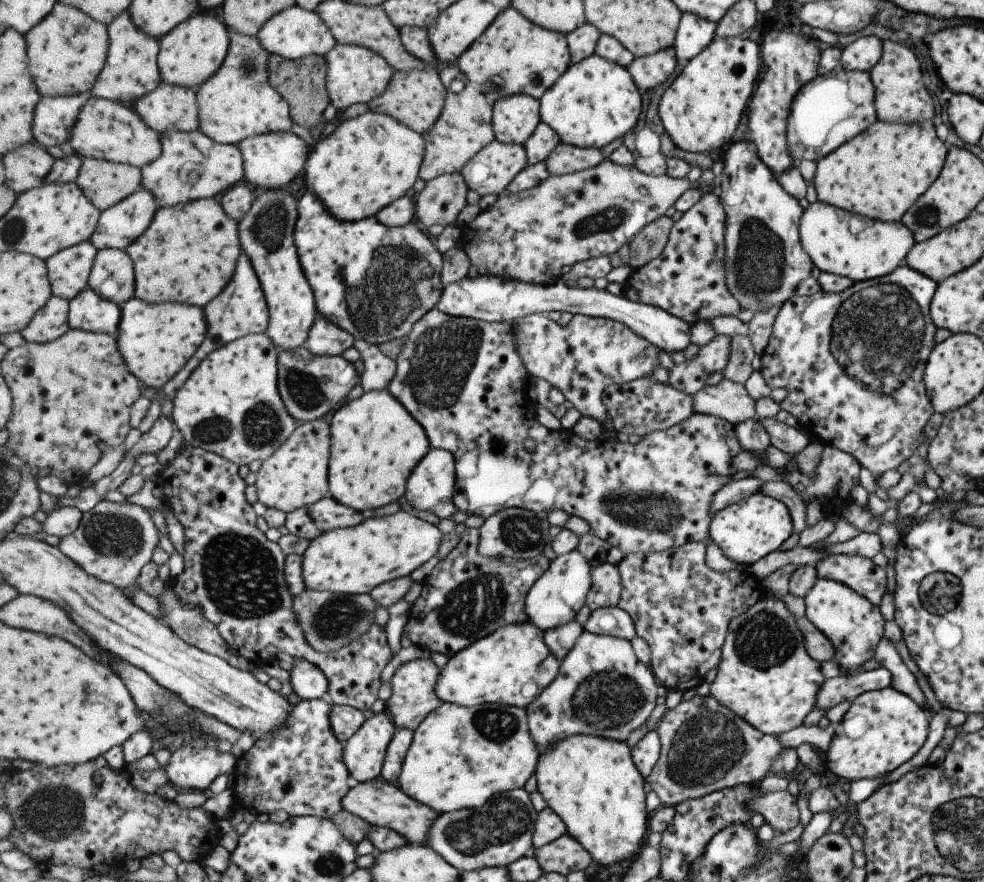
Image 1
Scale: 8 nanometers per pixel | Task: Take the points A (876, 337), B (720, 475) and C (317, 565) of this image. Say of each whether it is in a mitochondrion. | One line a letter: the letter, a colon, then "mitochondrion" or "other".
A: mitochondrion
B: other
C: other

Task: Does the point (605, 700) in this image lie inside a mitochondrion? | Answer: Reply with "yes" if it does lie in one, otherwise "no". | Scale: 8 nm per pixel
yes

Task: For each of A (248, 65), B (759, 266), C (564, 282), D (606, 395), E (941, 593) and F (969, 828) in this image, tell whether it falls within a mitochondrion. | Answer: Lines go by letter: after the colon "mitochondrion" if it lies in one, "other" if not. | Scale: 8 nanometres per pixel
A: mitochondrion
B: mitochondrion
C: other
D: other
E: mitochondrion
F: mitochondrion

